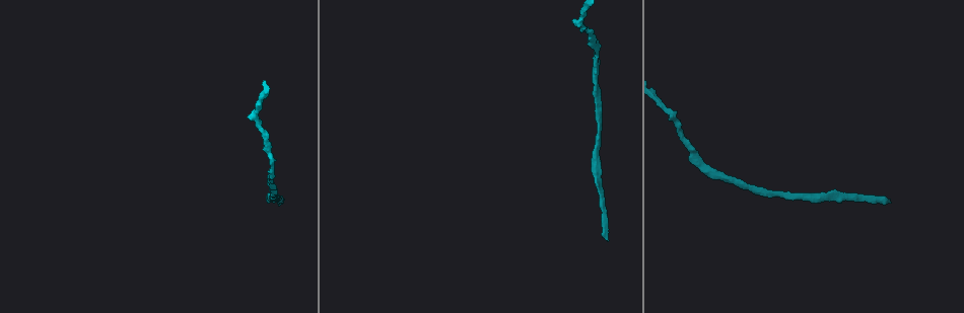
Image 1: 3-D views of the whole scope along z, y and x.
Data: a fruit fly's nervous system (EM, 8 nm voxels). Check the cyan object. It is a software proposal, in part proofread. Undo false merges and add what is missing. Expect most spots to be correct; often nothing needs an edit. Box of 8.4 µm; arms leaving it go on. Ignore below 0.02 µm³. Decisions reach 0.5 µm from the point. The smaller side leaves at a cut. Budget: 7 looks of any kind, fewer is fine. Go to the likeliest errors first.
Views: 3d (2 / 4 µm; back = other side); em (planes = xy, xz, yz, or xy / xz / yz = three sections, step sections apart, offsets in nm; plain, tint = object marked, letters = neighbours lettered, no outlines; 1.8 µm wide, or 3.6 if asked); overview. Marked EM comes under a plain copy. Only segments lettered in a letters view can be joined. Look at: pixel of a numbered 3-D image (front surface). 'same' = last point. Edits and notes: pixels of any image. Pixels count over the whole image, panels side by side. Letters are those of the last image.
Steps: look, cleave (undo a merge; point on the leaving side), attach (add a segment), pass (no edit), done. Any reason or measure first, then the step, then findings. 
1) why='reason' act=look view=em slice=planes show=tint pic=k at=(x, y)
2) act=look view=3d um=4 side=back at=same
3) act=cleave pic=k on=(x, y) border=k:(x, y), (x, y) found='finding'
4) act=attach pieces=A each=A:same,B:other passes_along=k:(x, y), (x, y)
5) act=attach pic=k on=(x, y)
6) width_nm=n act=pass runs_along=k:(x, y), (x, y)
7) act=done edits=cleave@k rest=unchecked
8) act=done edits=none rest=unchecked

why='branch stops here' act=look view=em um=3.6 slice=planes show=letters pic=1 at=(284, 200)

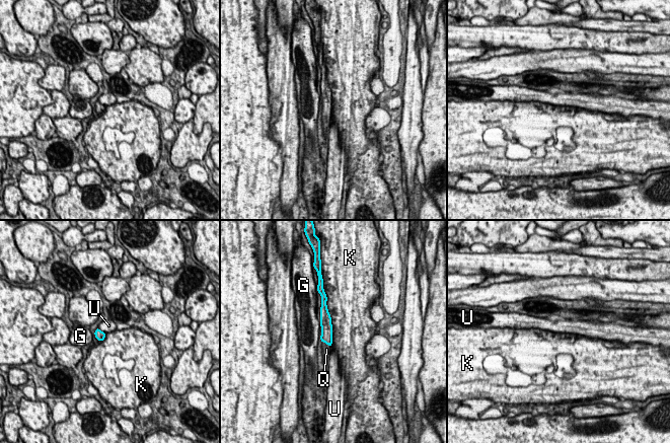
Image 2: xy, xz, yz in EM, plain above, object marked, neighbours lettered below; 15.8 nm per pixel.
act=attach pieces=Q each=G:other,K:other,Q:same,U:other passes_along=2:(326, 327), (326, 343), (326, 349) found='it goes on there'

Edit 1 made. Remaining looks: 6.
act=look view=overview

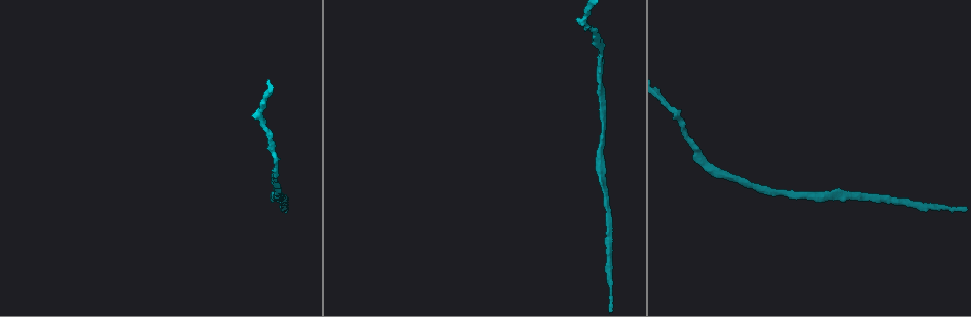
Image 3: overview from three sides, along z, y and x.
why='thin neck' act=look view=3d um=2 pic=3 at=(713, 168)

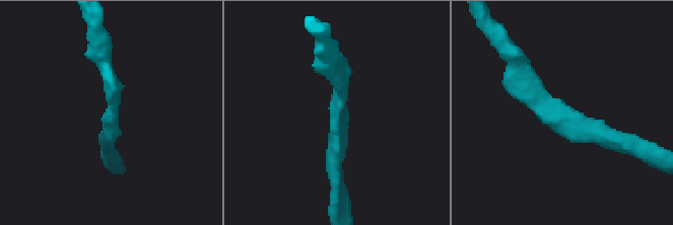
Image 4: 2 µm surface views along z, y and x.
why='now the EM' act=look view=em slice=planes show=tint pic=4 at=(557, 112)

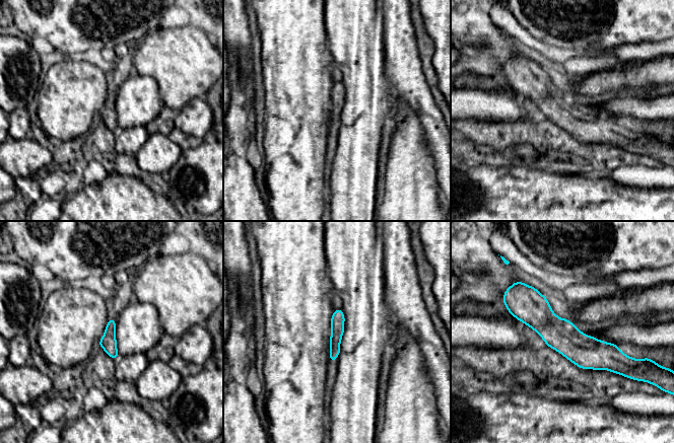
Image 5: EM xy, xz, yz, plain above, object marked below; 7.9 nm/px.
act=look view=em slice=planes show=letters at=same

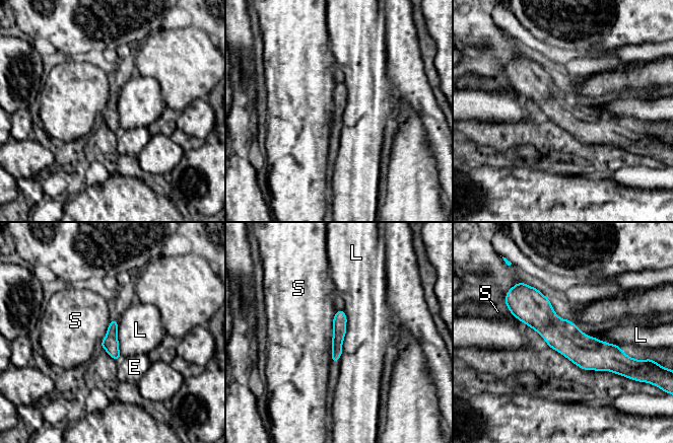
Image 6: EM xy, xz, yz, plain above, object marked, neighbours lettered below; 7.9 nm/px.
width_nm=110 act=pass each=E:other,L:other,S:other found='continuous, no second neuron'

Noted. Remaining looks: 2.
why='narrows sharply' act=look view=em slice=xy step=8 show=tint pic=3 at=(602, 126)

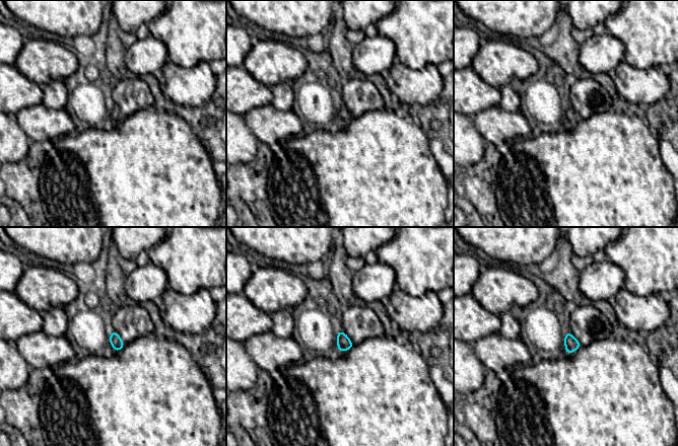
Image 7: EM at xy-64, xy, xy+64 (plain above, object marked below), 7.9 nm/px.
why='cut it another way' act=look view=em slice=planes show=letters at=same

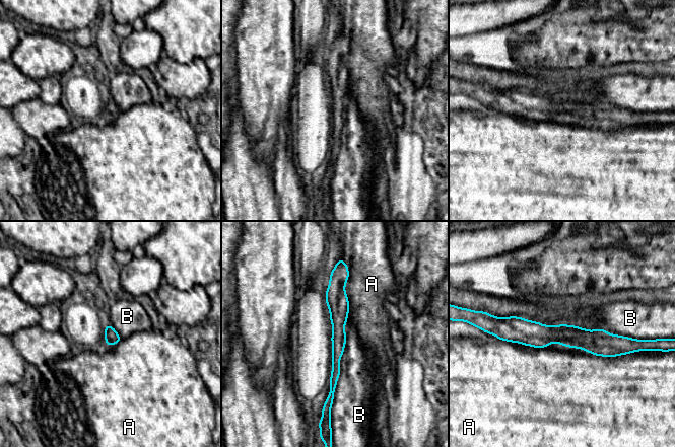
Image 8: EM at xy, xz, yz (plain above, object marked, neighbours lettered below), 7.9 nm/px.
act=pass each=A:other,B:other runs_along=8:(501, 329), (623, 340) found='continuous, no second neuron'

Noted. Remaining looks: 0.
act=done edits=attach@2 rest=unchecked

